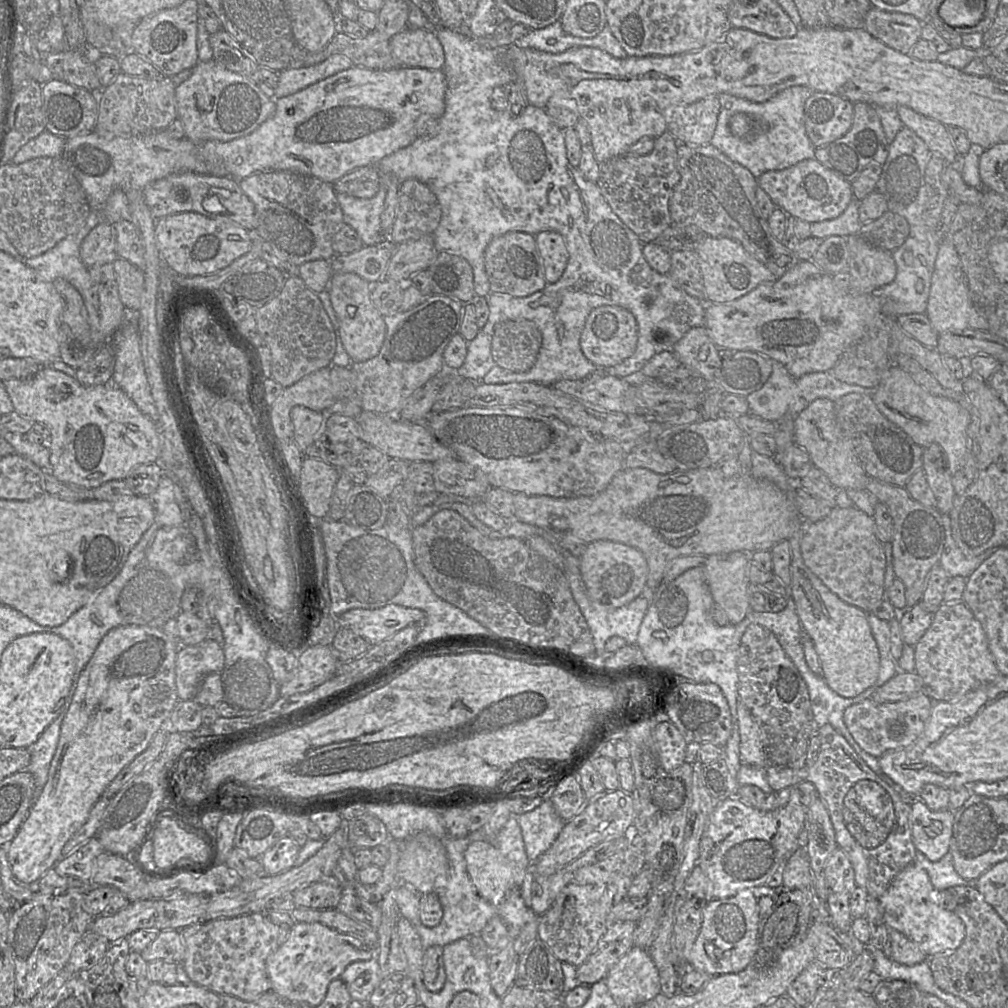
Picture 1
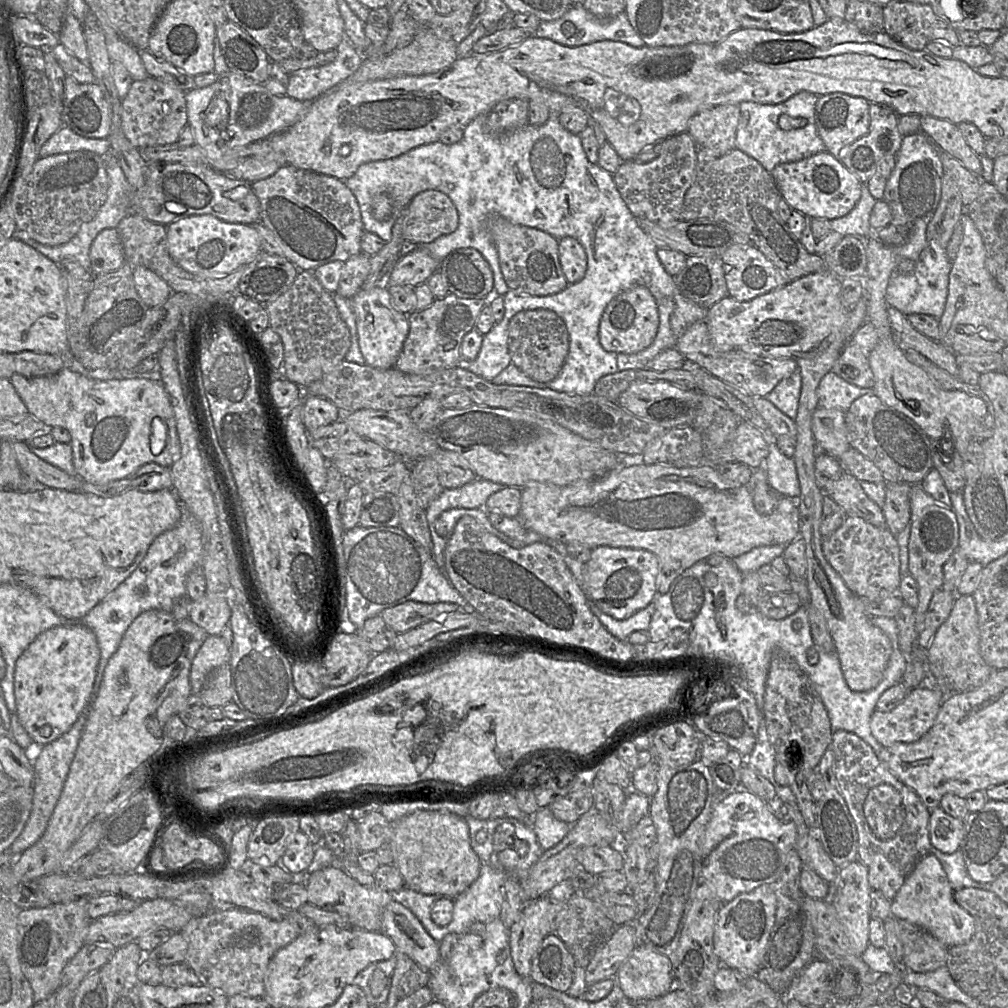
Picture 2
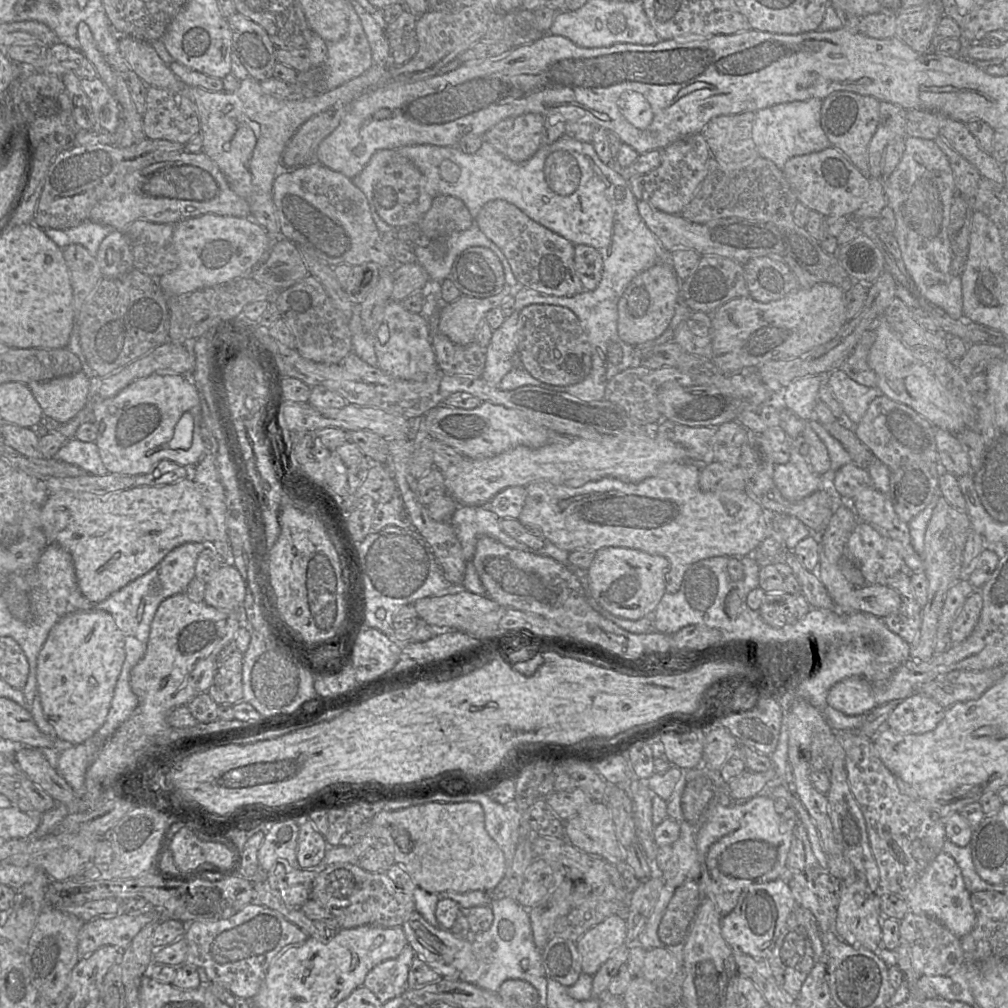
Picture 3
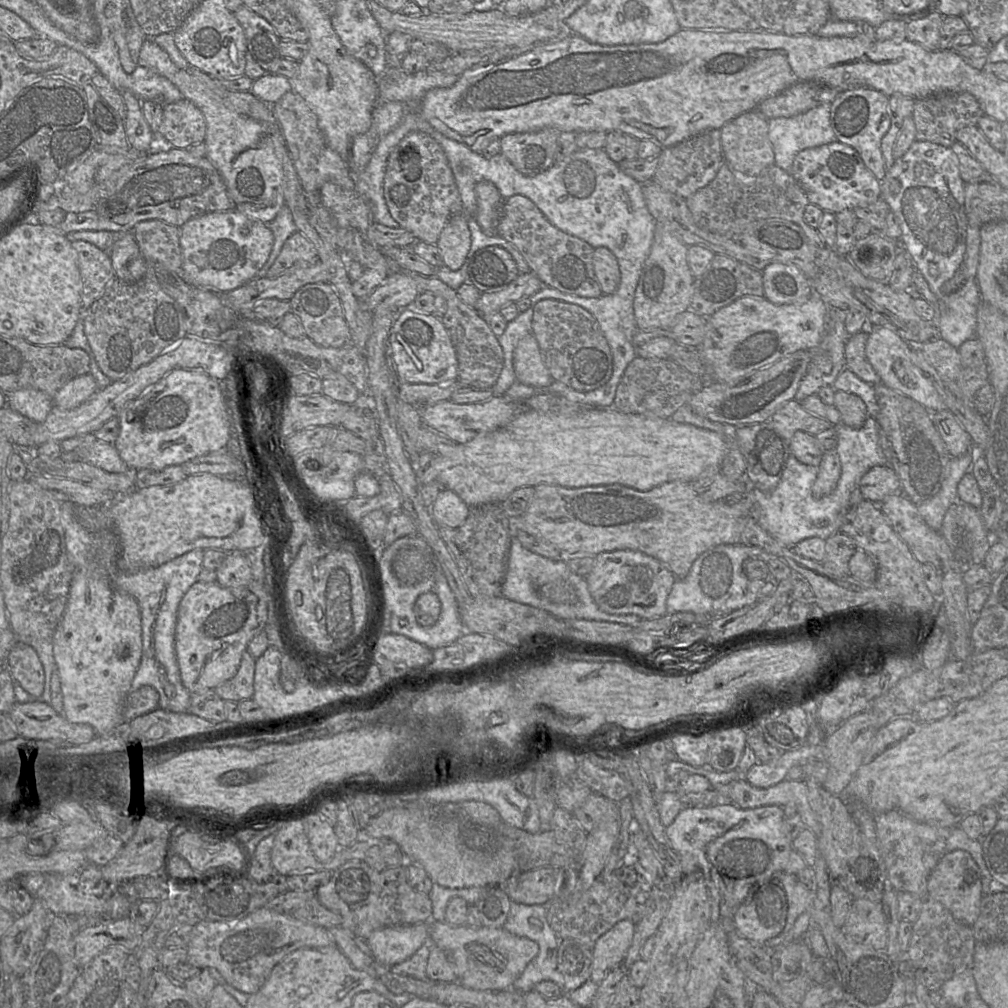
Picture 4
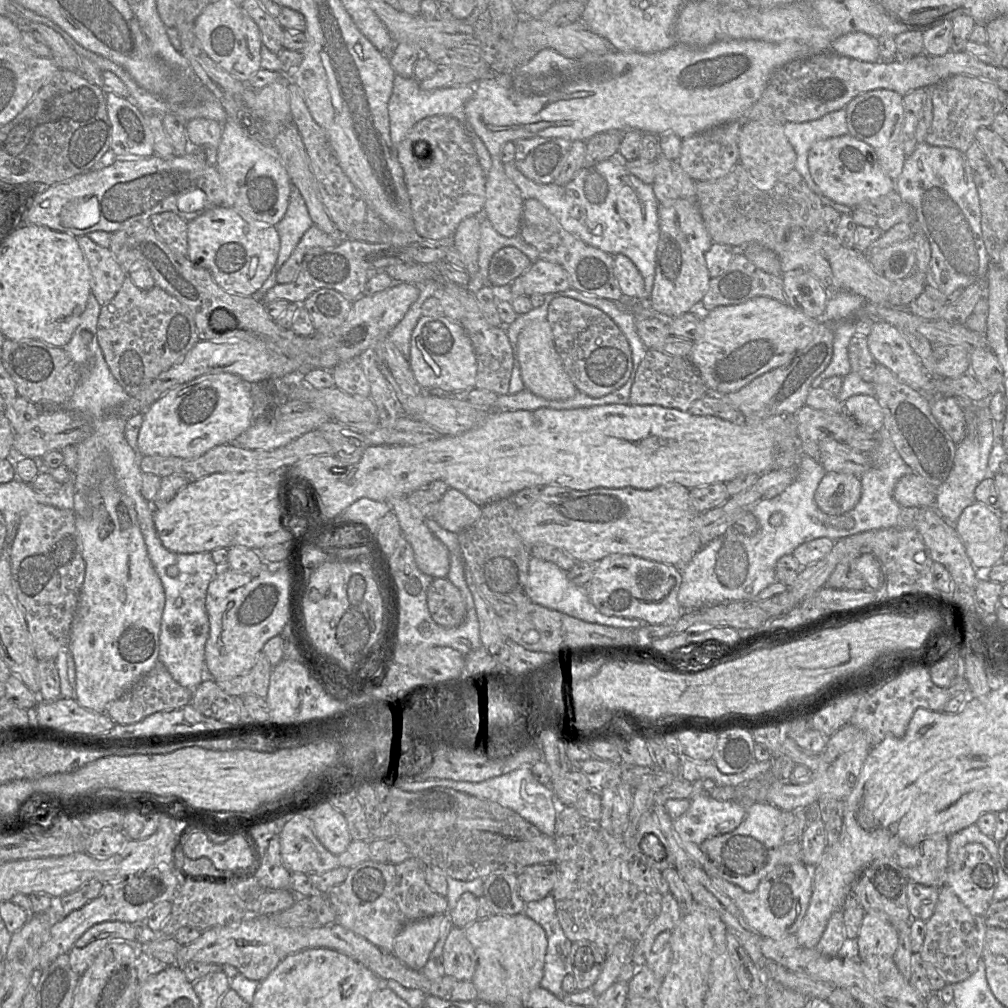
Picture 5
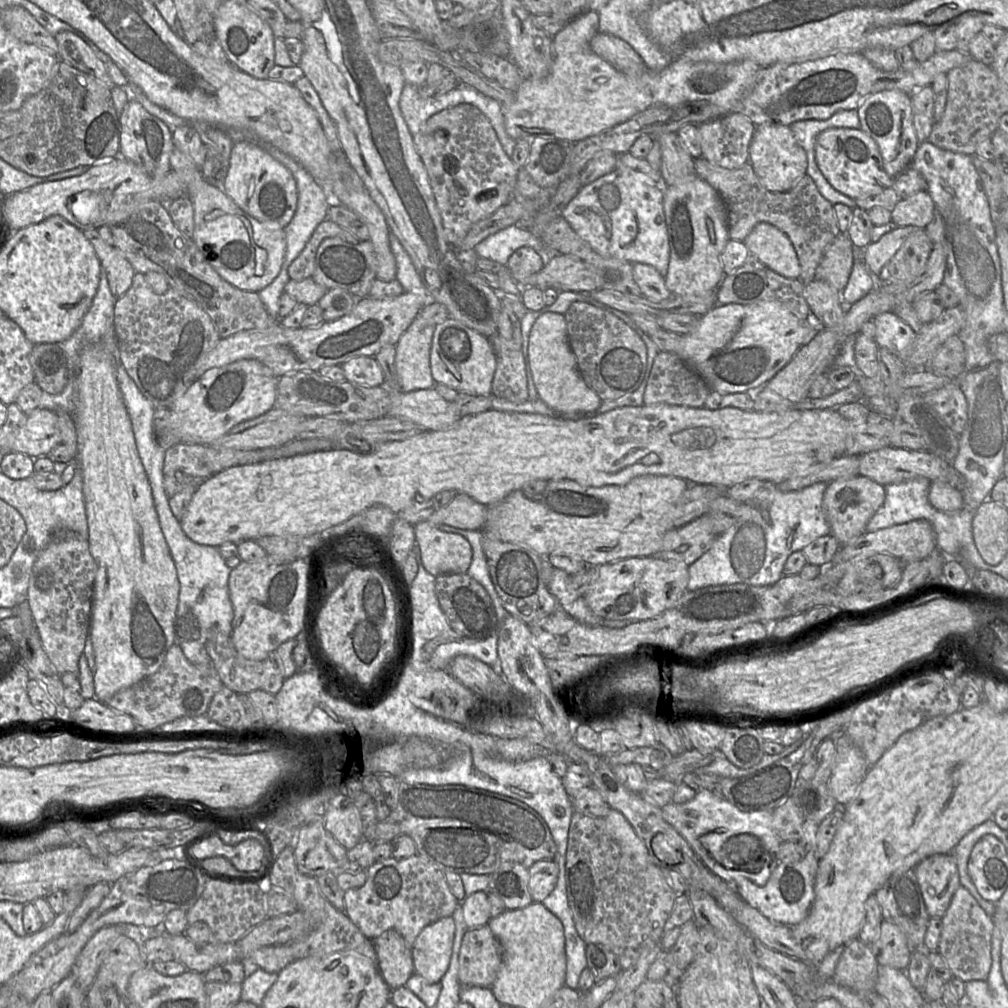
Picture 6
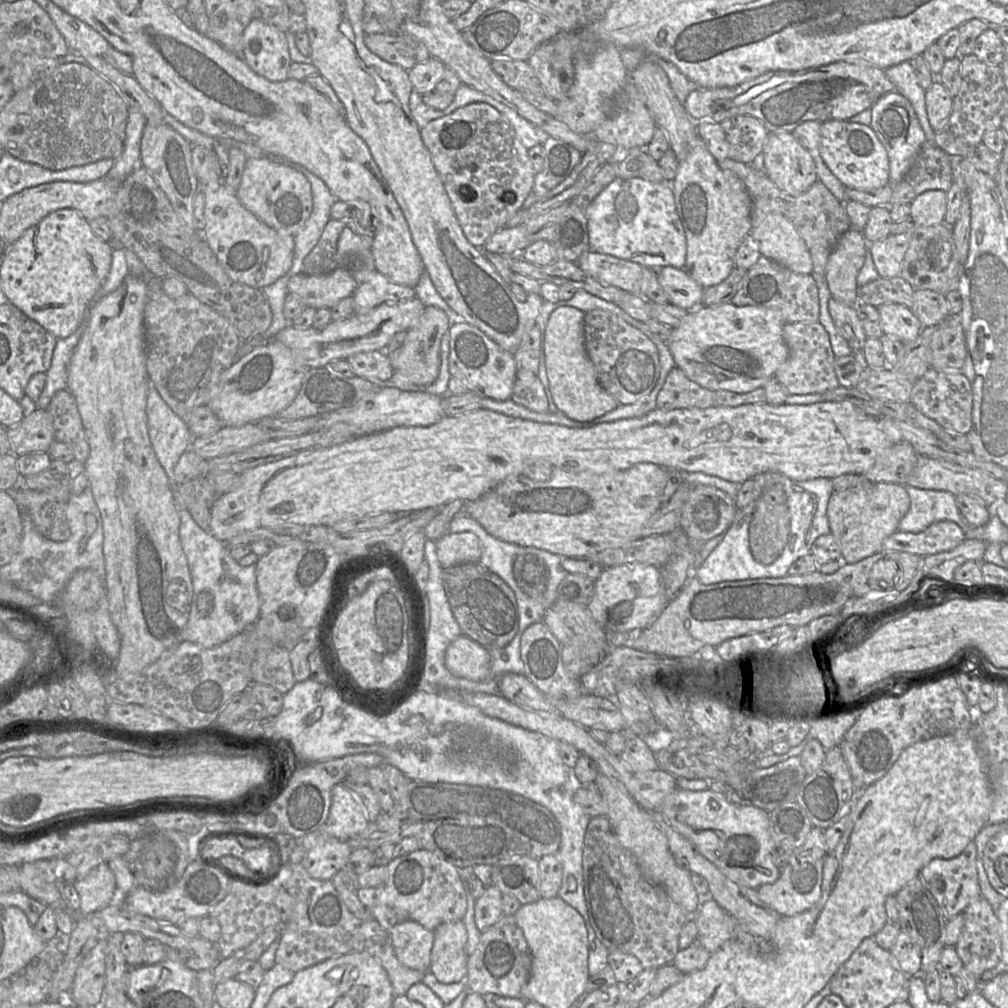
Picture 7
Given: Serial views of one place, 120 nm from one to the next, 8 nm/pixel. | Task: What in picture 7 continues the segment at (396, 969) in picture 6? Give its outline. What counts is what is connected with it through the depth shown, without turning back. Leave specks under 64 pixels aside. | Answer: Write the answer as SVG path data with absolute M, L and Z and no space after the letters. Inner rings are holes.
M404 921L389 930L397 959L413 970L428 972L434 932L415 921Z

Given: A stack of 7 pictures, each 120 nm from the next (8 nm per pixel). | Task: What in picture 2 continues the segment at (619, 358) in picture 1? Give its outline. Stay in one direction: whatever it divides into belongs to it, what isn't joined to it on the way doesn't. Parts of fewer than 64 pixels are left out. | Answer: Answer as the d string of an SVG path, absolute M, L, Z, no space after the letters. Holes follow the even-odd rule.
M637 286L614 298L605 308L599 326L602 347L616 354L634 354L648 347L659 327L659 312L655 298L648 288Z

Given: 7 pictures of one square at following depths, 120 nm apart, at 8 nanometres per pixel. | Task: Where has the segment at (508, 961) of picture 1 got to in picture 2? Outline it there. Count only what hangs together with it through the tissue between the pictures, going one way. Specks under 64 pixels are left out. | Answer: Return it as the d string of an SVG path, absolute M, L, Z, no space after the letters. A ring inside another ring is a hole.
M543 896L525 904L520 919L510 928L509 948L518 975L529 978L532 960L541 943L551 933L548 911L552 900Z

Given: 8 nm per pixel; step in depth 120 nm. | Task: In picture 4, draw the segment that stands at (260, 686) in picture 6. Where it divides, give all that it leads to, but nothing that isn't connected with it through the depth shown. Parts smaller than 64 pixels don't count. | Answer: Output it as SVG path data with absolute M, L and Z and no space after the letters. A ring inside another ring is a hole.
M244 652L237 673L229 680L218 685L214 691L223 699L241 701L251 699L254 693L253 679L256 659Z

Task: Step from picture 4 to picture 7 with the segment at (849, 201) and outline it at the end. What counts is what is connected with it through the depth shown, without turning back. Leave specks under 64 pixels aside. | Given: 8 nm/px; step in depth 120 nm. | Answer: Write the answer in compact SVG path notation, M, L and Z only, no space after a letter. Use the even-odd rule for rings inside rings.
M828 120L820 130L820 156L845 188L869 189L889 185L887 151L874 130L849 120Z

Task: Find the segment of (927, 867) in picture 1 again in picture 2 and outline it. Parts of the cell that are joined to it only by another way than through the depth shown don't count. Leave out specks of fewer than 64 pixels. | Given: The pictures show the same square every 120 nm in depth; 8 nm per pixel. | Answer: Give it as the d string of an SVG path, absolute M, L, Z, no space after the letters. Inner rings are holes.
M960 849L952 854L932 850L931 854L935 855L941 862L949 883L955 891L962 888L990 890L989 884L978 883L969 876L966 870L963 853Z

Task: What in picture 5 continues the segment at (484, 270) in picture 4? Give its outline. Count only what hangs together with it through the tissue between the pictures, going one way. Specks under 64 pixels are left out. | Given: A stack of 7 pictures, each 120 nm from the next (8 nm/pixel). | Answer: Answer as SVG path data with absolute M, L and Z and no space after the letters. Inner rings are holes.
M514 247L502 248L490 260L487 286L493 289L508 286L531 265L531 260L519 249Z

